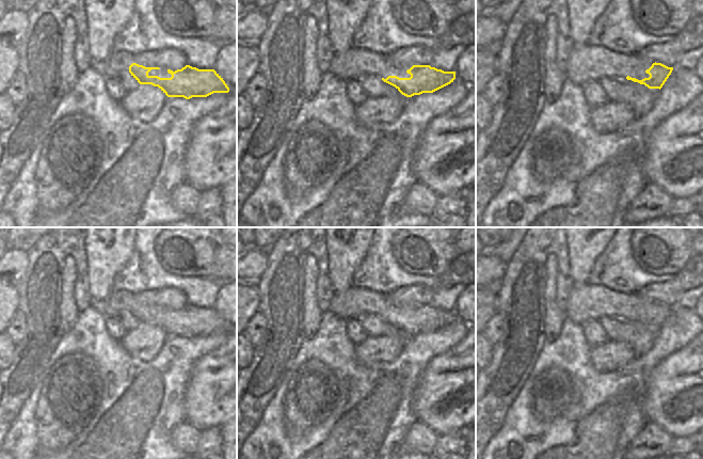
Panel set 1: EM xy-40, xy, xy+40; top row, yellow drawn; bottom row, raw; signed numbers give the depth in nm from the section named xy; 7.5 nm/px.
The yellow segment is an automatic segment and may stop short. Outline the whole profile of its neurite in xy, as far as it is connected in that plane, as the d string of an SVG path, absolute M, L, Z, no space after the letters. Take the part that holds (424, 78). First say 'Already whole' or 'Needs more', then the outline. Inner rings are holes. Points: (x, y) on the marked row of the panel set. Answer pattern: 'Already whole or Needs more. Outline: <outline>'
Needs more. Outline: M350 48L334 54L330 72L343 80L355 80L363 74L371 74L406 97L433 93L456 79L456 72L444 72L430 65L401 65L387 54L363 48Z

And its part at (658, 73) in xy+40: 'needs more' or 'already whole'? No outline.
needs more

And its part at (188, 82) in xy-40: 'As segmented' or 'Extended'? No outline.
Extended.

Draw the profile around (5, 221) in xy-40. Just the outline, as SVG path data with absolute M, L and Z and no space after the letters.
M0 210L0 227L17 227L10 215Z

